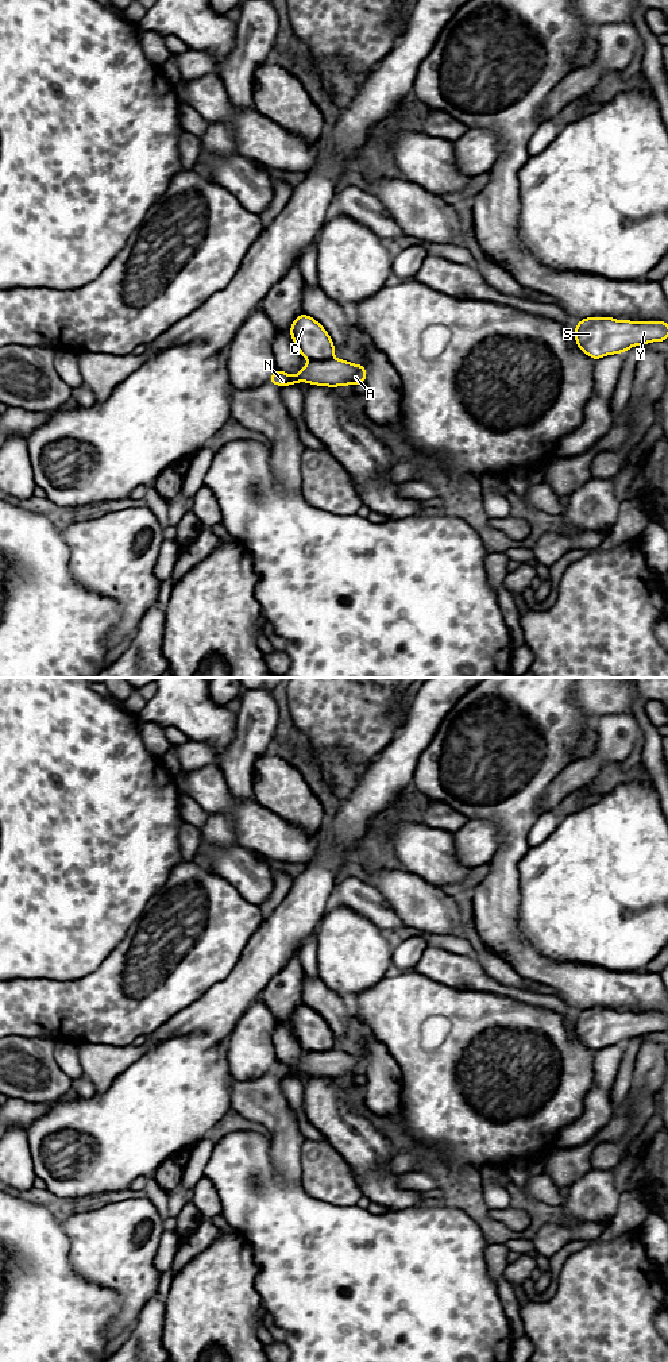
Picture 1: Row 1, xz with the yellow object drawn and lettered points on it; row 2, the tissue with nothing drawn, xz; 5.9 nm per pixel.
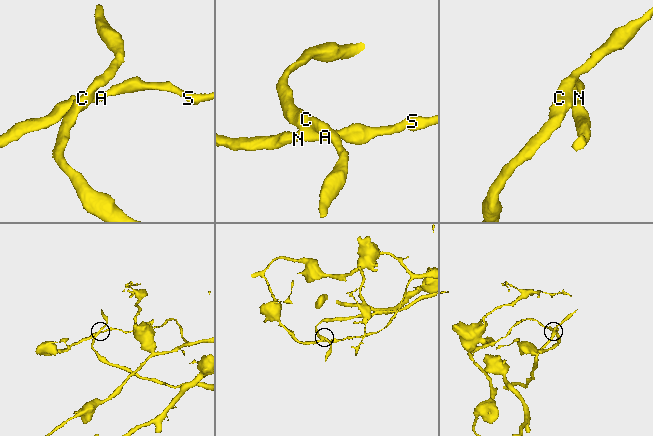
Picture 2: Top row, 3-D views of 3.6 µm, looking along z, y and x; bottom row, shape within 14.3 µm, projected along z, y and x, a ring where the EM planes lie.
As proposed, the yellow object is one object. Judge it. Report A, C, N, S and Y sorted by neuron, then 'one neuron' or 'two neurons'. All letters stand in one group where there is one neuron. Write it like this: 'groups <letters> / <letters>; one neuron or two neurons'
groups A N S Y / C; two neurons

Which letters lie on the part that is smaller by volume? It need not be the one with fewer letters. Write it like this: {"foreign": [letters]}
{"foreign": ["C"]}

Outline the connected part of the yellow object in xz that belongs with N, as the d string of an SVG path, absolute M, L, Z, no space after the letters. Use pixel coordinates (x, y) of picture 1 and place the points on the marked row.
M329 358L325 360L310 360L297 375L289 375L277 369L269 378L269 382L281 387L297 385L300 381L329 387L362 385L366 381L366 367Z

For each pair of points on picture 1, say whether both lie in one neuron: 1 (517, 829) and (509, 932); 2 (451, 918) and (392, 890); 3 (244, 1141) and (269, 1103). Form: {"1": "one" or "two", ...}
{"1": "one", "2": "one", "3": "two"}

